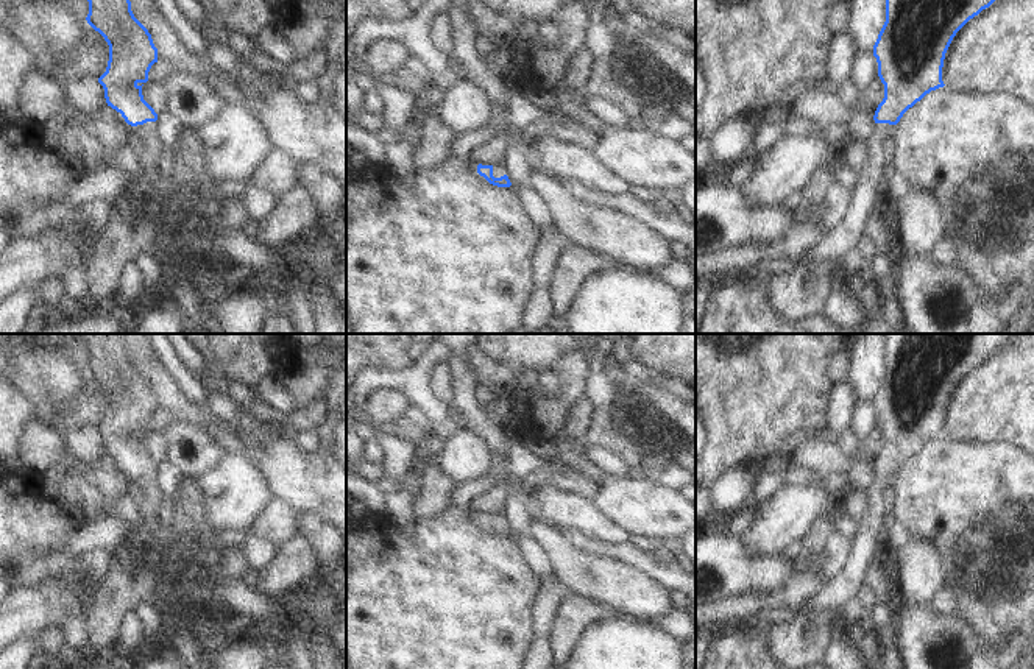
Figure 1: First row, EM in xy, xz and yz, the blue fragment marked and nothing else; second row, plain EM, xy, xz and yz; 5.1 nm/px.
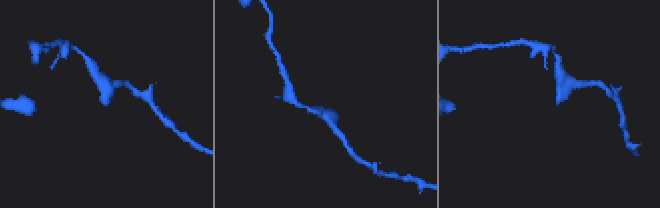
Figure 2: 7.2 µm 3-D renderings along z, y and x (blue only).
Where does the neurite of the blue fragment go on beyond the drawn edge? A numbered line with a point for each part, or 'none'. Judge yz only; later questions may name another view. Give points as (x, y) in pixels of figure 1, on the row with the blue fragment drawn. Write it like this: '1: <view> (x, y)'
1: yz (833, 247)

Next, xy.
1: xy (145, 142)

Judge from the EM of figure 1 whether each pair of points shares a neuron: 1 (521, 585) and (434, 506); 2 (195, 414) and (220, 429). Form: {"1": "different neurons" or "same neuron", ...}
{"1": "different neurons", "2": "same neuron"}

